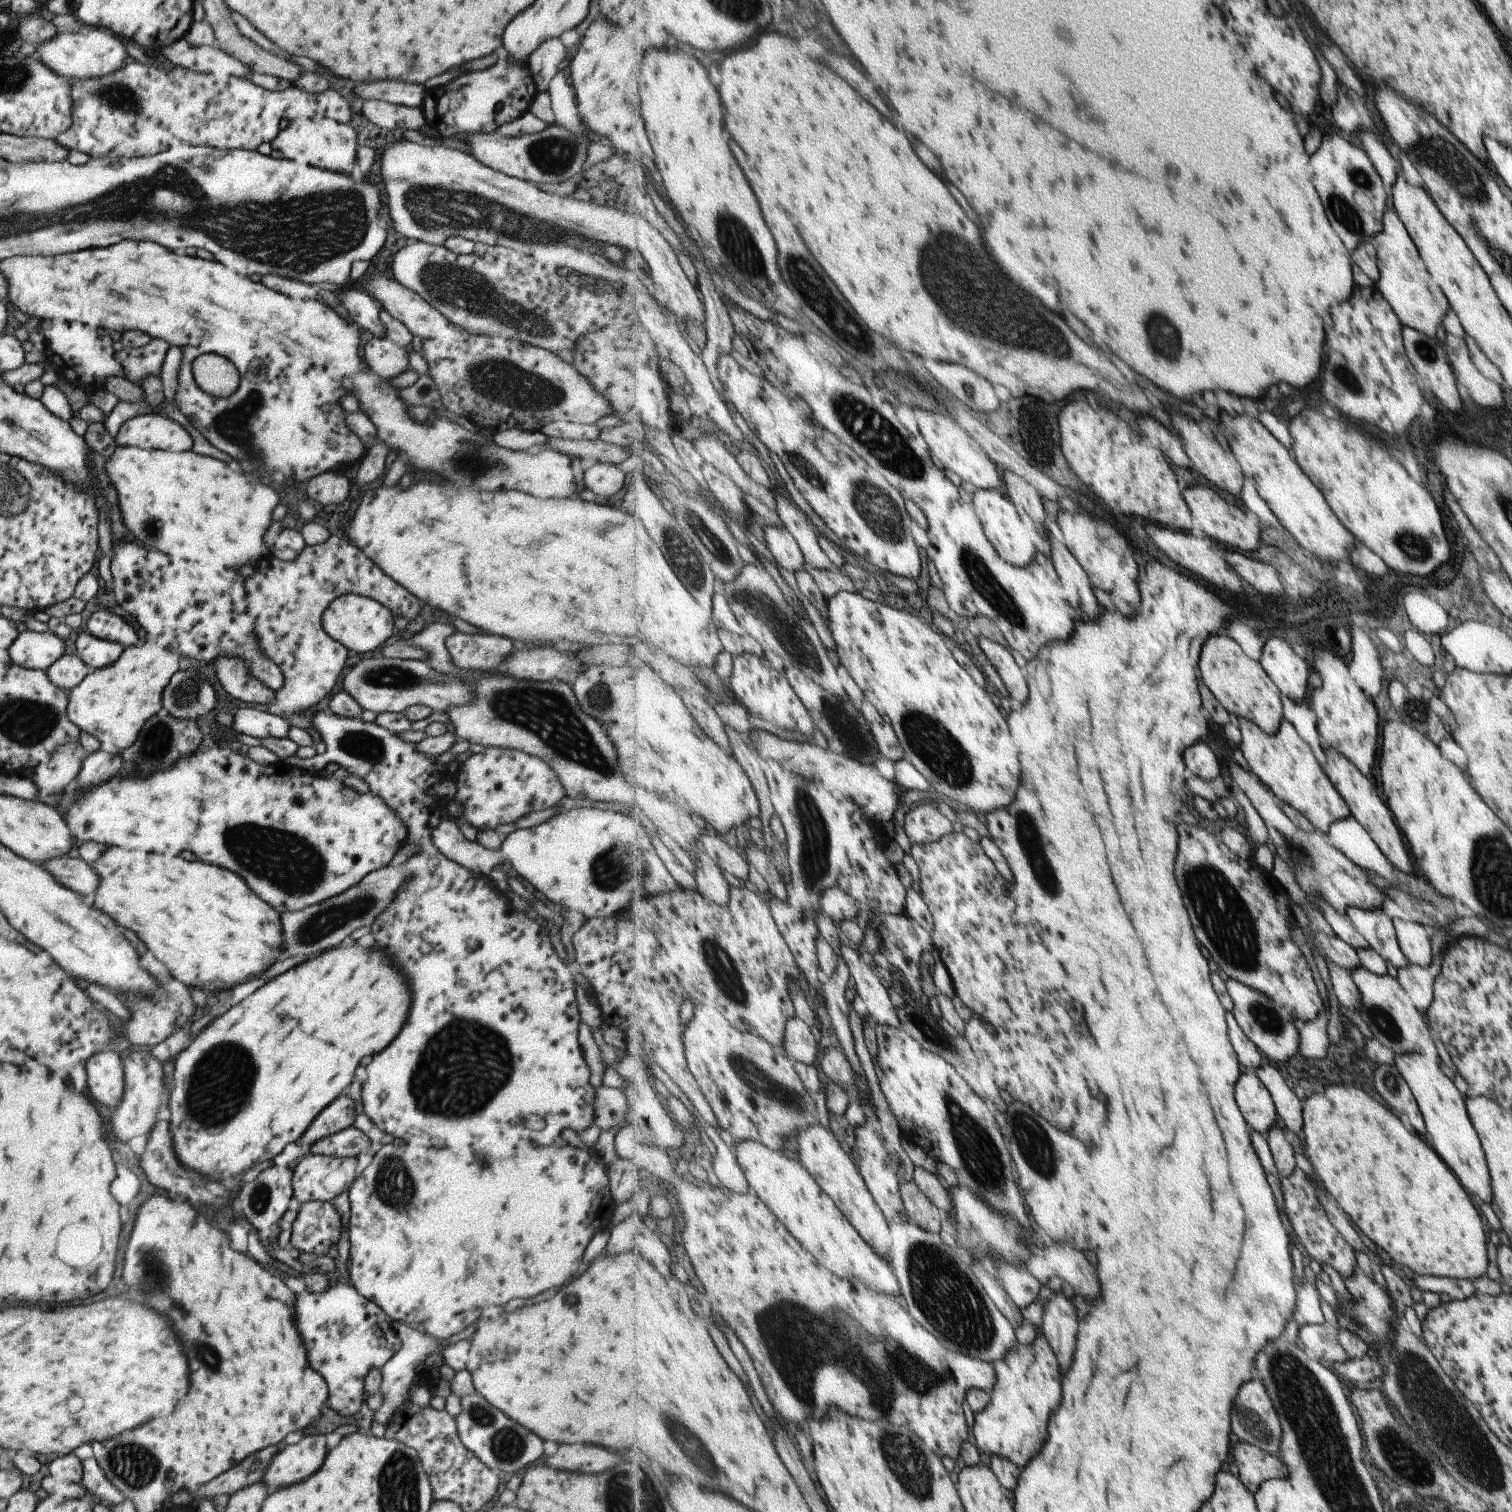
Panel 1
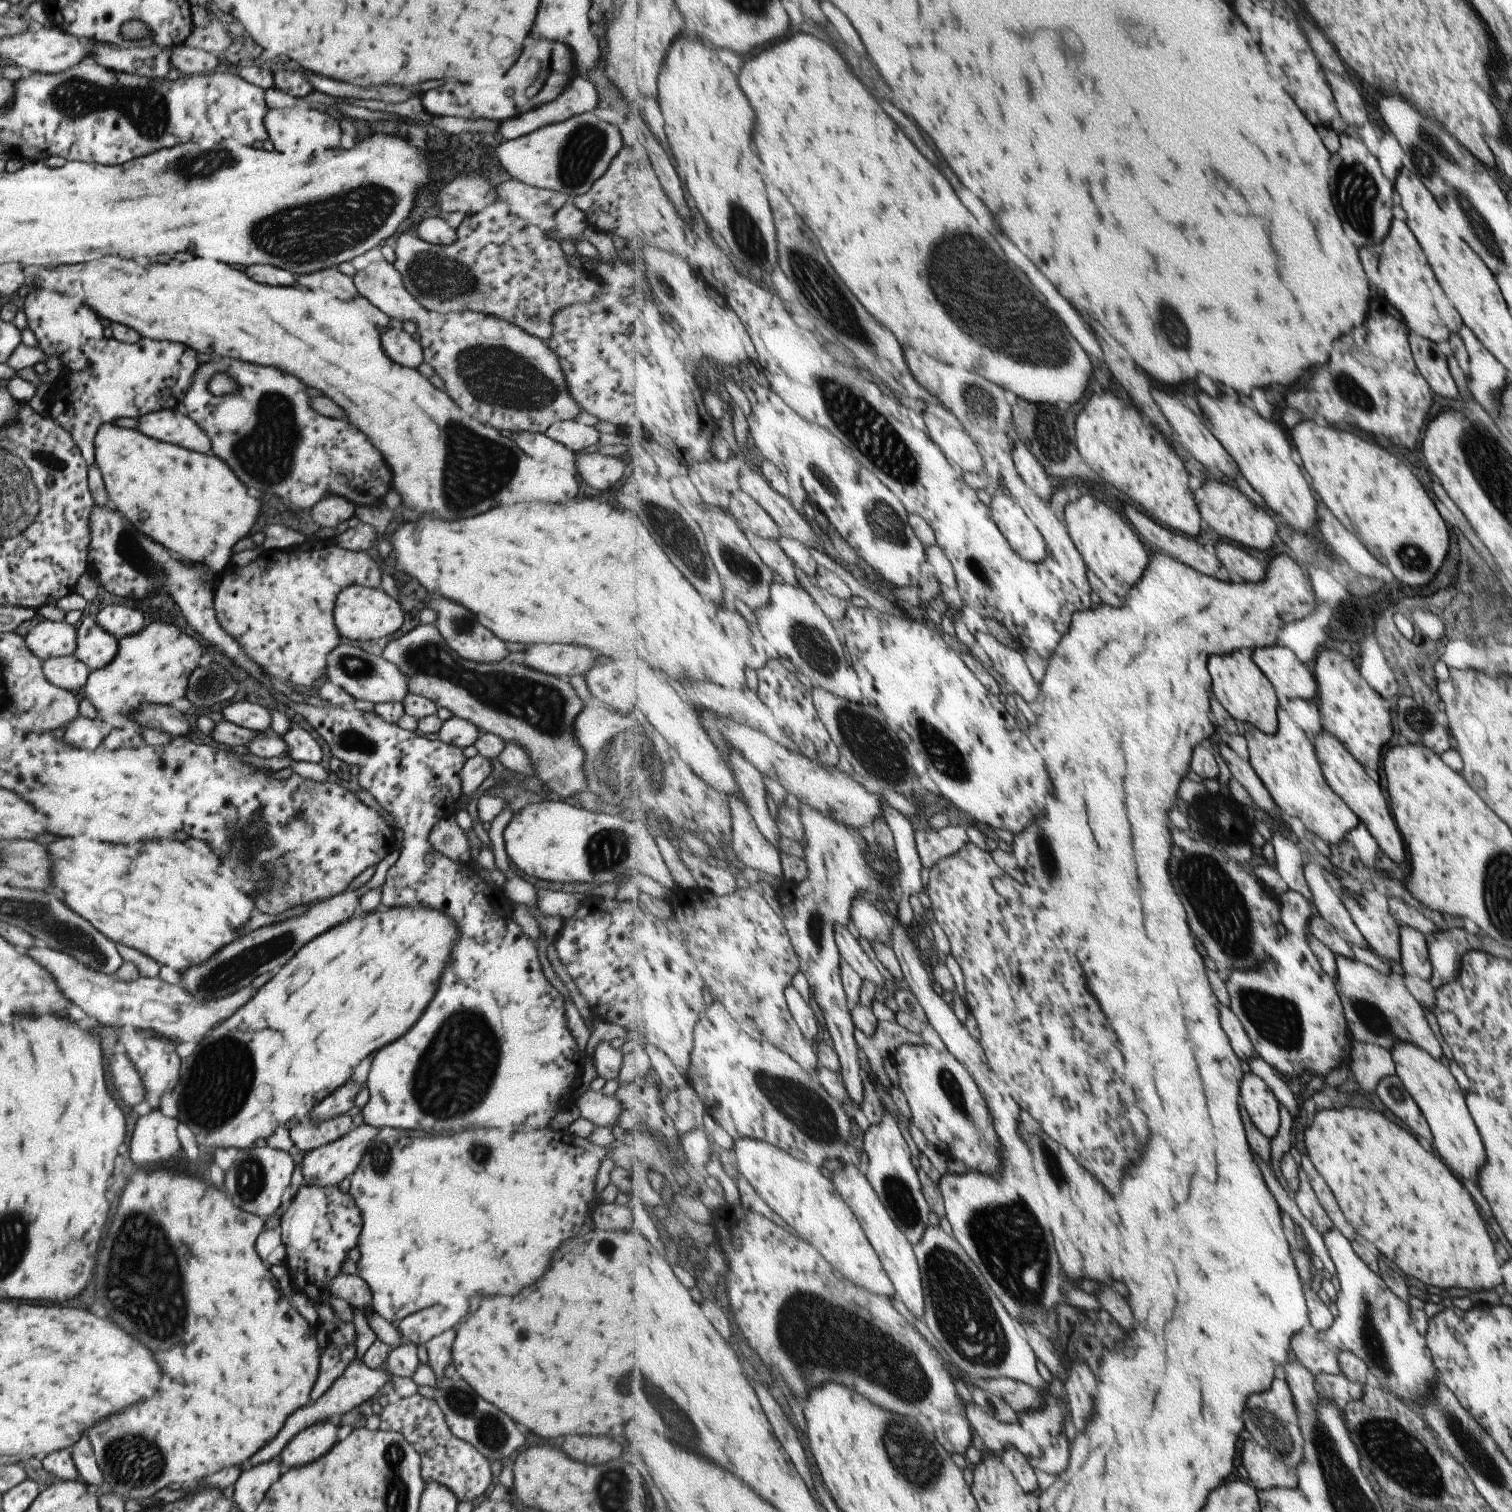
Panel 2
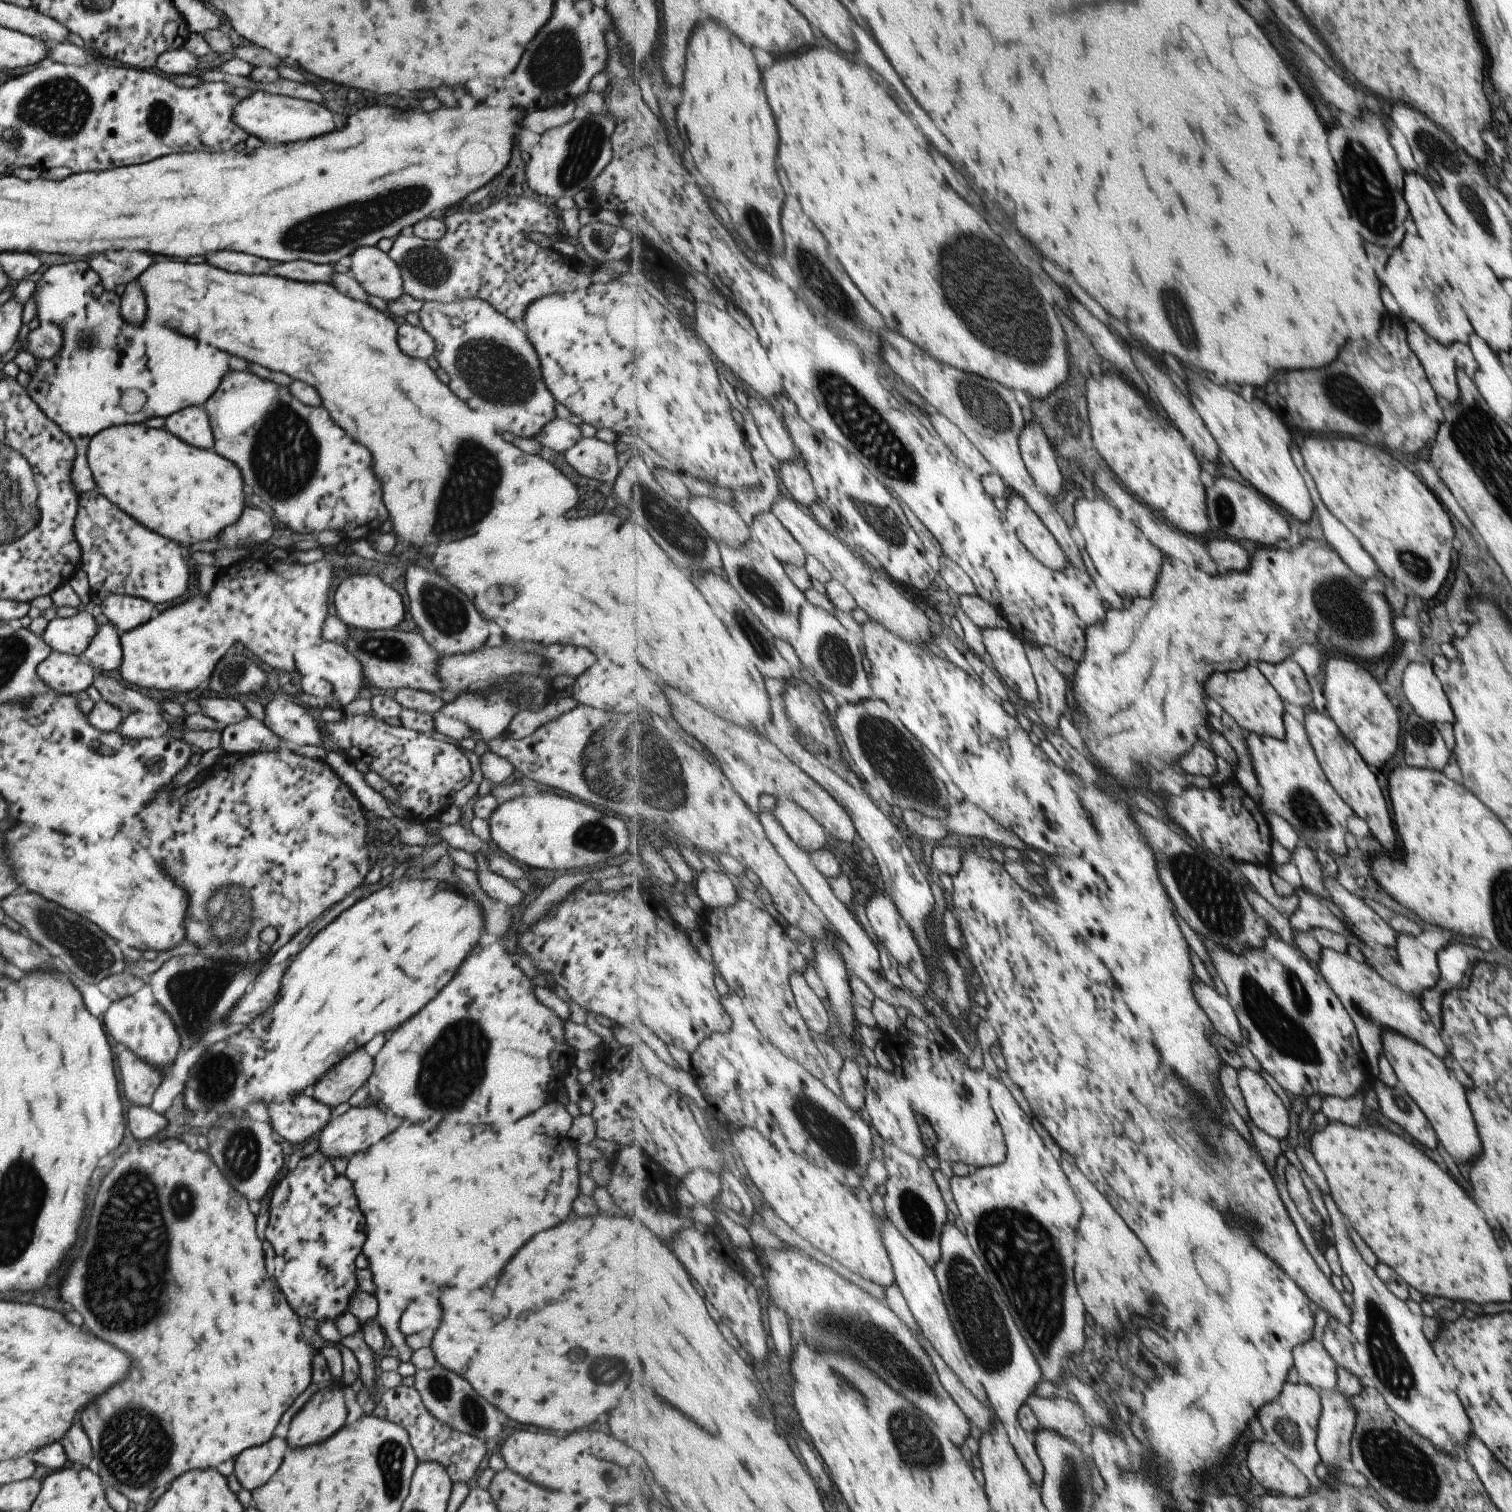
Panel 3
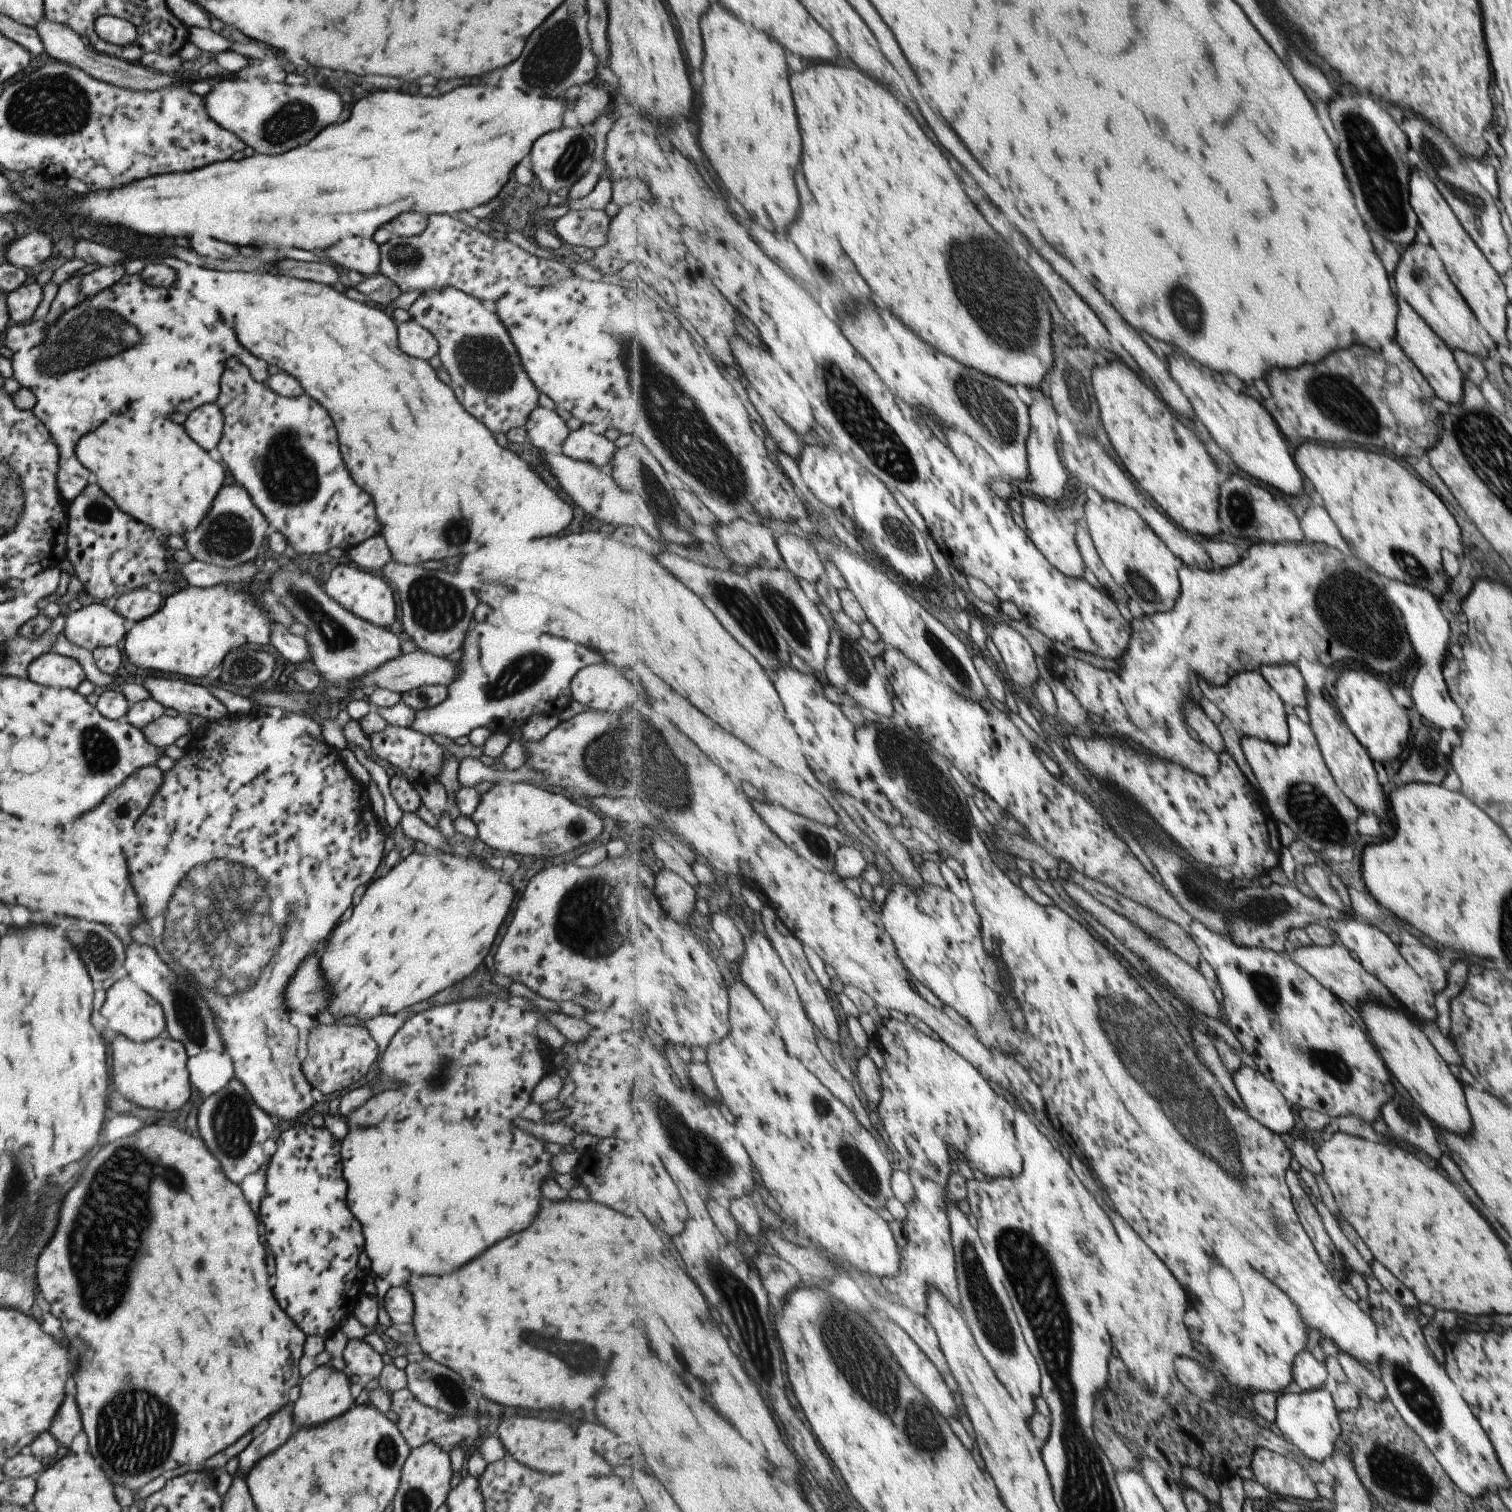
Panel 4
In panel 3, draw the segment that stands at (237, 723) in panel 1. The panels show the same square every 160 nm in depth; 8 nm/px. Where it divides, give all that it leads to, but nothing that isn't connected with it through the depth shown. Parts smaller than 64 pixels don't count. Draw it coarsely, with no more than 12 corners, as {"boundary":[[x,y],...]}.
{"boundary":[[192,697],[201,714],[221,727],[249,717],[233,697]]}

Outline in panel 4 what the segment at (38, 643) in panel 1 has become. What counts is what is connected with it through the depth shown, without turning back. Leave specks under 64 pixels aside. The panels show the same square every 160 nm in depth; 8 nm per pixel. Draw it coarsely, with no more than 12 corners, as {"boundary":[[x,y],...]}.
{"boundary":[[105,604],[65,614],[61,634],[92,652],[117,646],[125,620]]}

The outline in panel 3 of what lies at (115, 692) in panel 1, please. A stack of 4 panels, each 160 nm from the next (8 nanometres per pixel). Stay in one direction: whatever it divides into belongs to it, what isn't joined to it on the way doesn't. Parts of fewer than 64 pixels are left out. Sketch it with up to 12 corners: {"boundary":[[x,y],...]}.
{"boundary":[[254,555],[118,637],[127,686],[199,691],[227,646],[293,670],[335,560]]}

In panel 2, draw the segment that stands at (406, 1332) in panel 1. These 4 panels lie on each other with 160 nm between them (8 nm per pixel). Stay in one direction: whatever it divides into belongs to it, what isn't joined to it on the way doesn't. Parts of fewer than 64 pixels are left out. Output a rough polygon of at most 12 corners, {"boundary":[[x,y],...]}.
{"boundary":[[361,1360],[313,1404],[295,1410],[249,1464],[269,1462],[299,1430],[343,1414],[383,1392],[393,1374]]}

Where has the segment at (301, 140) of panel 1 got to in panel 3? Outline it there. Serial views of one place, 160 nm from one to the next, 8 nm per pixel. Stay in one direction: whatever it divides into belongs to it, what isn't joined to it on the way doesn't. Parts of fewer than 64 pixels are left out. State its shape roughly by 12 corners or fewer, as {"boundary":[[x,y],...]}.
{"boundary":[[254,91],[231,120],[273,144],[335,128],[325,106]]}

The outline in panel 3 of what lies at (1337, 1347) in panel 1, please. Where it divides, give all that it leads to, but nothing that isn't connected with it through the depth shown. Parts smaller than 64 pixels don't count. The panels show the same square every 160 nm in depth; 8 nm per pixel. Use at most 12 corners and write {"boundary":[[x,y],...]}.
{"boundary":[[1320,1341],[1294,1350],[1299,1382],[1335,1390],[1336,1368]]}

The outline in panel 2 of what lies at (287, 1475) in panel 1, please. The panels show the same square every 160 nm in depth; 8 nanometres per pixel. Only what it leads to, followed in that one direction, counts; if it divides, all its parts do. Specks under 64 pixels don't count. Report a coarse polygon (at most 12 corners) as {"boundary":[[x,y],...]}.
{"boundary":[[338,1420],[315,1422],[287,1442],[285,1466],[301,1466],[335,1444]]}

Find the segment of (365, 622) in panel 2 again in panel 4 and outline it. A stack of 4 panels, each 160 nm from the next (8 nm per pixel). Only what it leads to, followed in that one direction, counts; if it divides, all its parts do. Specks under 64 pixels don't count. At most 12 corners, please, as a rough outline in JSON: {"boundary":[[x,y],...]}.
{"boundary":[[339,564],[323,590],[346,612],[385,629],[392,587],[379,574]]}

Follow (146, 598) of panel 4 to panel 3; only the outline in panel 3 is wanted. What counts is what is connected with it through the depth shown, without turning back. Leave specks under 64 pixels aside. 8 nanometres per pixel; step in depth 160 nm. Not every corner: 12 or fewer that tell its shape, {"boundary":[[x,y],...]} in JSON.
{"boundary":[[108,594],[99,605],[117,634],[147,622],[154,606]]}

